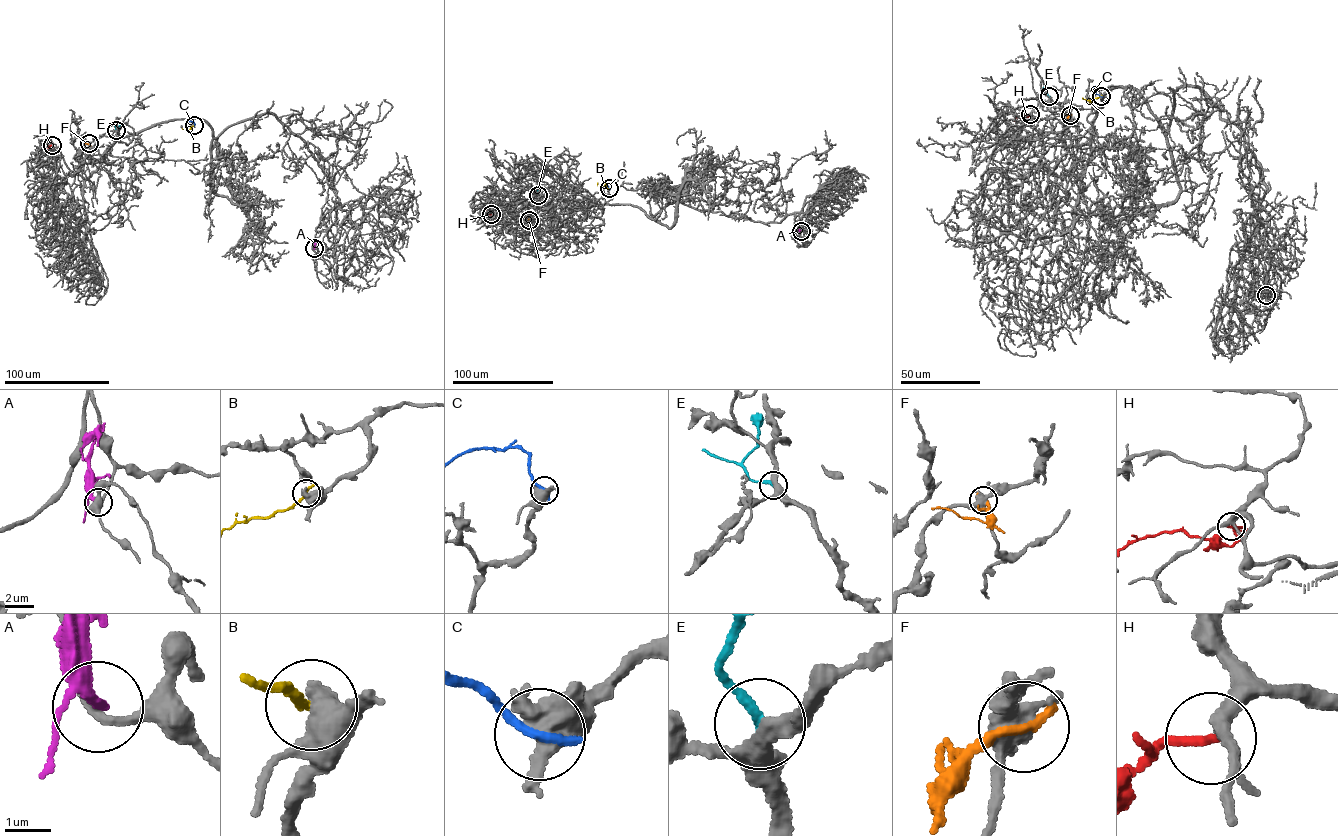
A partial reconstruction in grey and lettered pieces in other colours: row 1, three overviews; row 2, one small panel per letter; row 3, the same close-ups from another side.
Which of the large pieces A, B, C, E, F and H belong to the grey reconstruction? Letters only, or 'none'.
none

